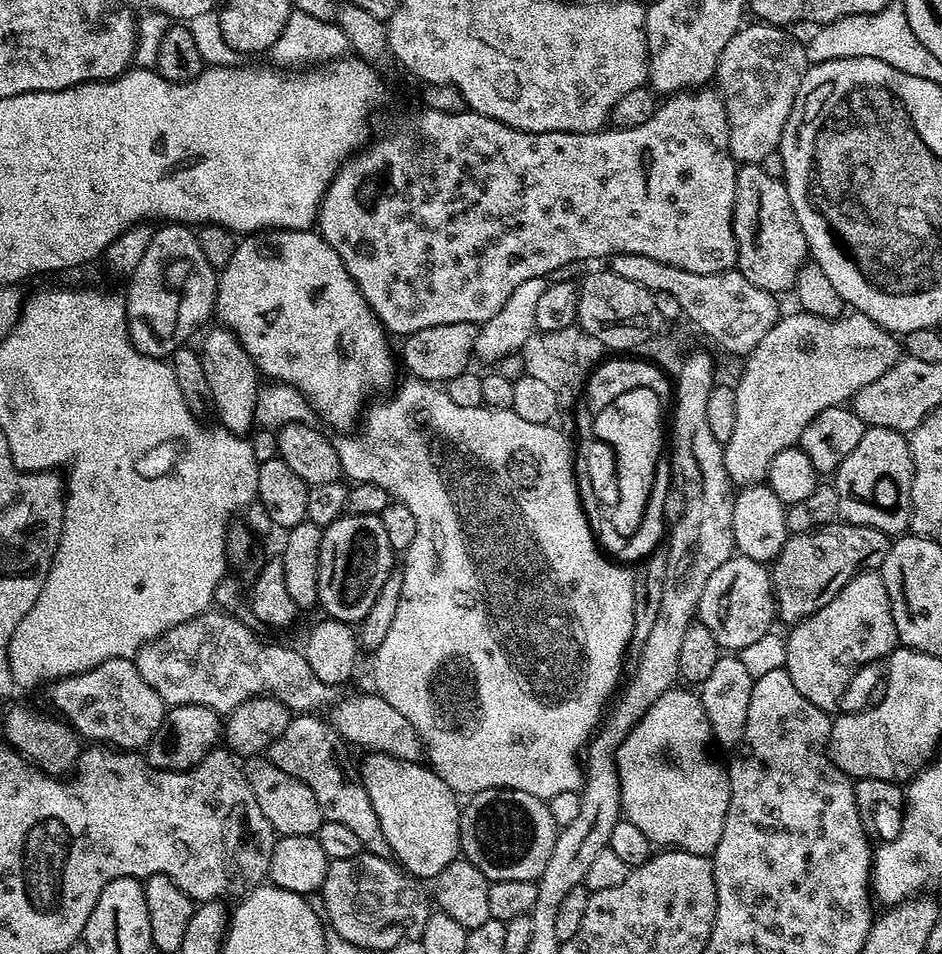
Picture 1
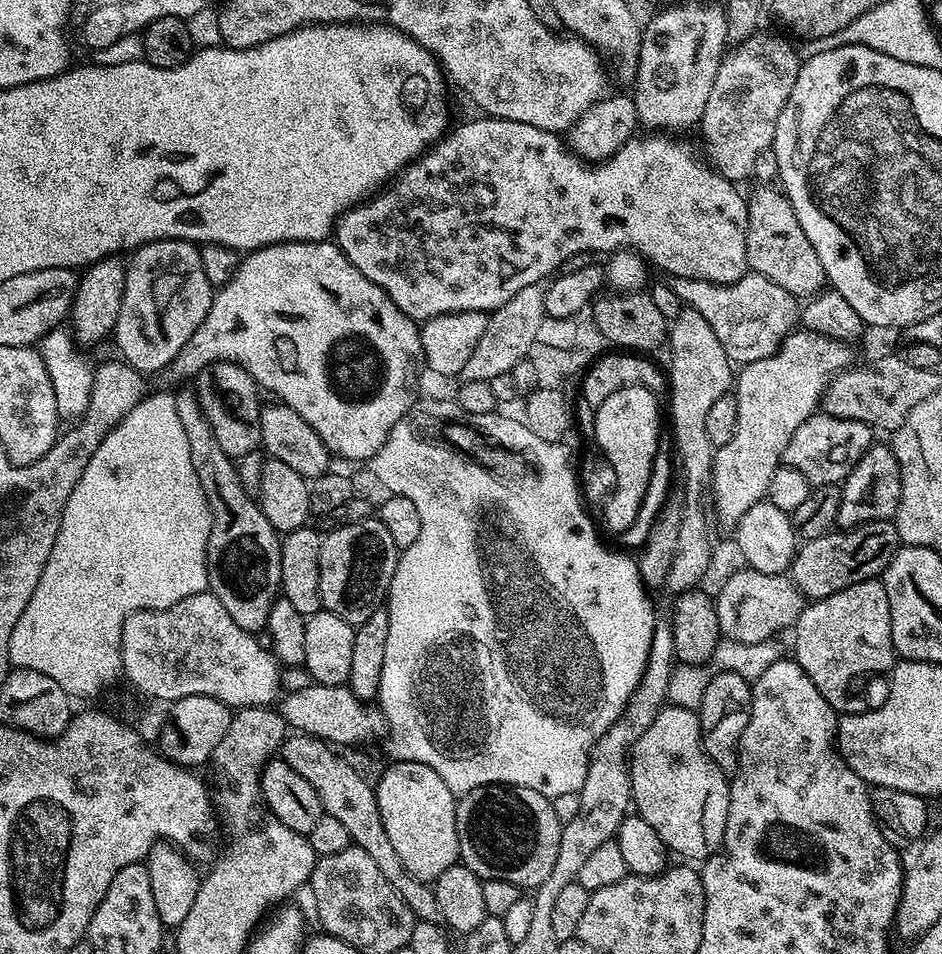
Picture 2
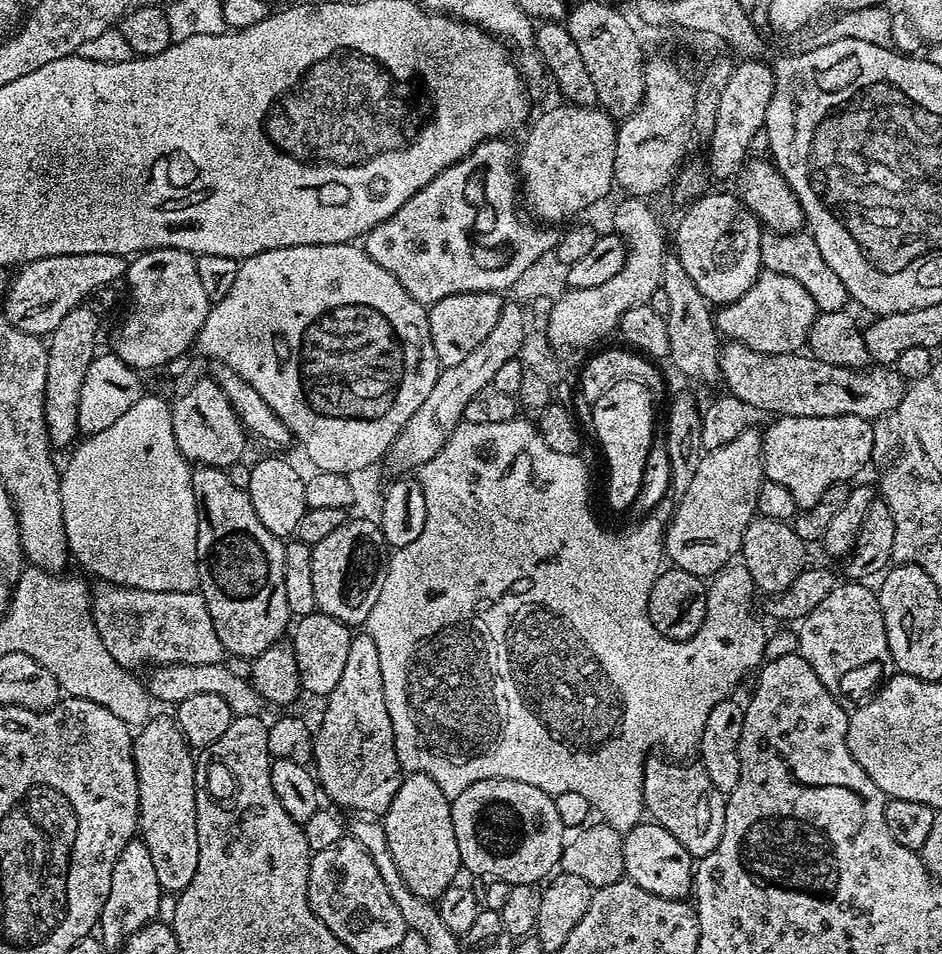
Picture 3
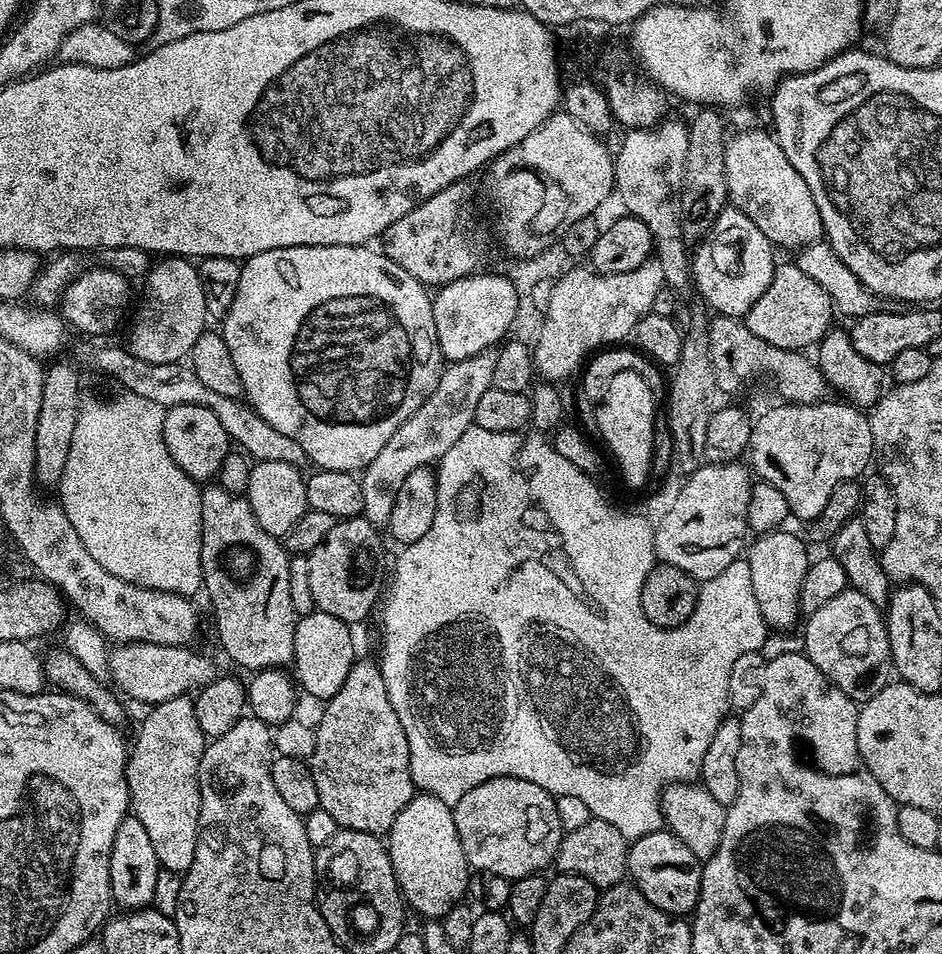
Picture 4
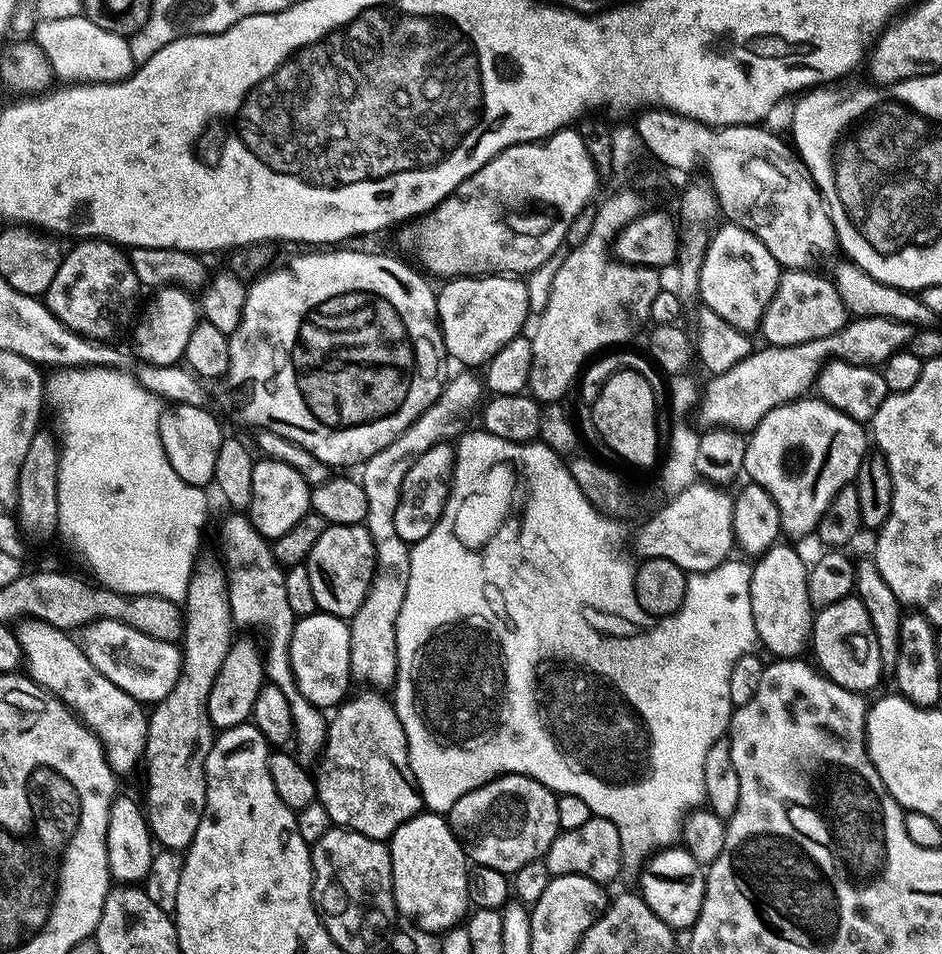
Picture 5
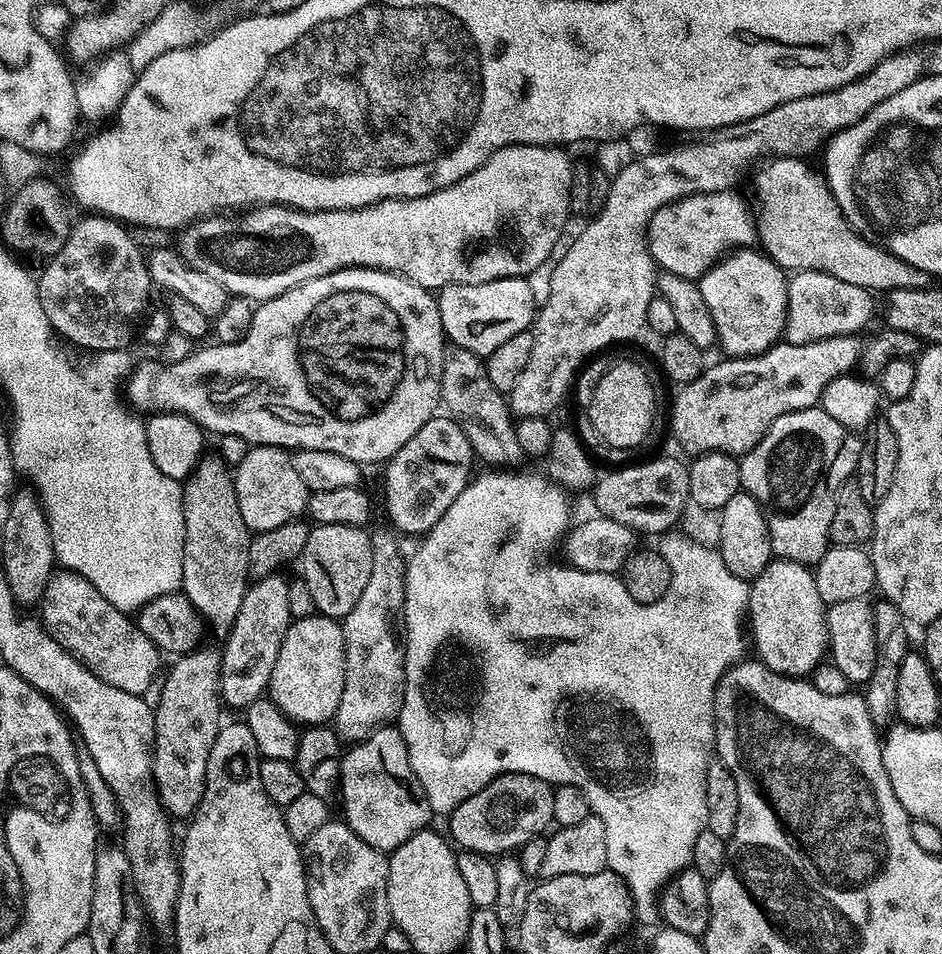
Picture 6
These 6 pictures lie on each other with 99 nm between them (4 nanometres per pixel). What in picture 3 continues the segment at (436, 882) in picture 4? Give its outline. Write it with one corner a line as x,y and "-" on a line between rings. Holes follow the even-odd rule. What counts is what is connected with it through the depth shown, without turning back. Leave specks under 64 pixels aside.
413,772
405,775
400,782
398,794
394,794
394,802
388,807
382,817
386,842
390,846
390,854
394,854
394,866
398,866
402,878
406,878
406,886
418,894
418,898
439,901
440,895
457,883
461,875
462,865
458,854
458,842
454,842
454,822
452,821
452,806
449,797
431,780
425,772

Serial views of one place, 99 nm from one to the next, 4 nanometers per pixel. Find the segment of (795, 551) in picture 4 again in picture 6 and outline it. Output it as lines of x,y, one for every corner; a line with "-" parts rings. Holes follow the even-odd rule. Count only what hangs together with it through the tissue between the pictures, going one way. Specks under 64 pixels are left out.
779,558
773,559
772,563
766,566
766,570
762,570
762,574
758,574
755,580
751,581
748,589
748,610
746,613
747,623
750,625
750,640
756,643
755,655
758,657
761,664
765,668
774,670
783,676
794,676
797,678
807,677
808,672
812,672
820,664
820,659
825,659
828,652
828,627
826,626
826,606
822,602
822,598
818,594
818,586
816,585
816,577
811,567
799,564
798,562
790,562
789,560
781,560

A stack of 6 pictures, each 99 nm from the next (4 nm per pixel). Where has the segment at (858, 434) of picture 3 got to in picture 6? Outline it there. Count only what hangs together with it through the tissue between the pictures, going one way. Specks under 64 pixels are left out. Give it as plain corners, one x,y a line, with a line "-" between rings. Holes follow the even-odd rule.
817,406
782,414
782,418
775,420
770,430
766,430
758,446
739,457
741,489
751,494
764,510
764,516
768,520
773,557
805,566
820,563
830,547
828,531
830,518
834,518
838,486
853,479
856,464
860,461
861,447
862,440
857,433
838,426
838,422
830,418
830,414
826,414

